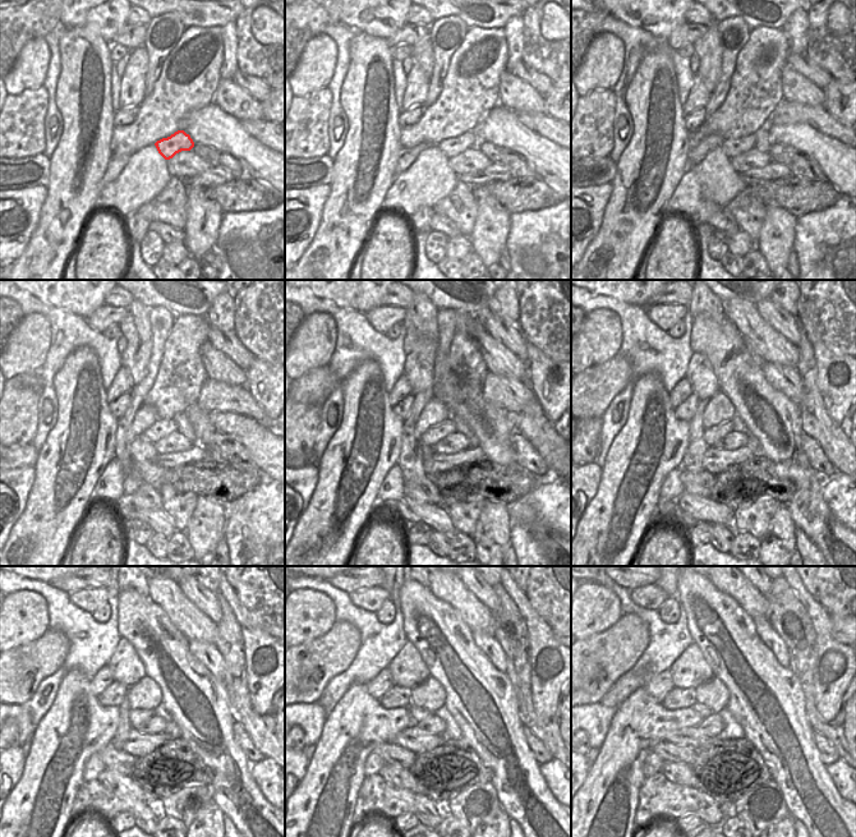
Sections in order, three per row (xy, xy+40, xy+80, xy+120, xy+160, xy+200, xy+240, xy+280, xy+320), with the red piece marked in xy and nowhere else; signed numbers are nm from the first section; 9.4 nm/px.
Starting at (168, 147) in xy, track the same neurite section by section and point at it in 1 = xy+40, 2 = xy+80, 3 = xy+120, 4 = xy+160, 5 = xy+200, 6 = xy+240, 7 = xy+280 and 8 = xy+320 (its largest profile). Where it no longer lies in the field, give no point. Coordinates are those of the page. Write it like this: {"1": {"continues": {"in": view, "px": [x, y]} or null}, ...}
{"1": {"continues": {"in": "xy+40", "px": [451, 147]}}, "2": {"continues": {"in": "xy+80", "px": [731, 147]}}, "3": {"continues": {"in": "xy+120", "px": [162, 427]}}, "4": {"continues": {"in": "xy+160", "px": [432, 436]}}, "5": {"continues": {"in": "xy+200", "px": [713, 436]}}, "6": {"continues": {"in": "xy+240", "px": [137, 718]}}, "7": {"continues": {"in": "xy+280", "px": [417, 713]}}, "8": {"continues": {"in": "xy+320", "px": [703, 711]}}}

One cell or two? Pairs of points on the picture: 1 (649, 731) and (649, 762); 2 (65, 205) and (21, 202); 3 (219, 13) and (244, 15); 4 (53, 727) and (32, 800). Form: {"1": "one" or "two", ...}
{"1": "two", "2": "two", "3": "two", "4": "one"}

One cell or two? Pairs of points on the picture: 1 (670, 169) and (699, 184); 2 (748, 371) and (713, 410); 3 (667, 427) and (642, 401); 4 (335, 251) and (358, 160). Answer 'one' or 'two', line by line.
1: two
2: two
3: one
4: one

